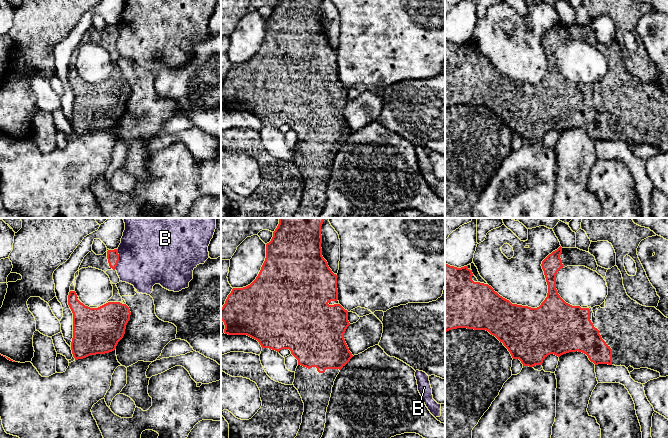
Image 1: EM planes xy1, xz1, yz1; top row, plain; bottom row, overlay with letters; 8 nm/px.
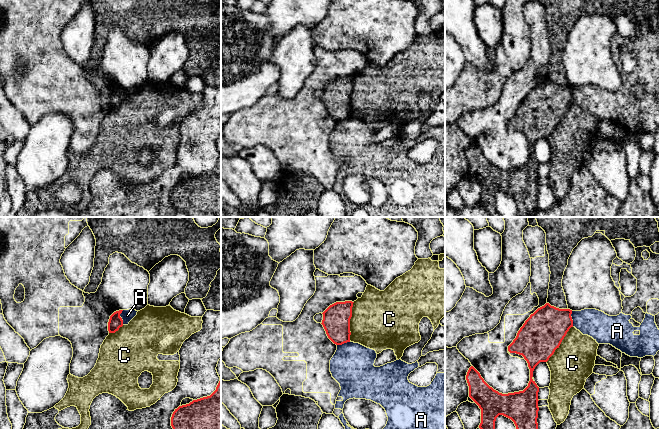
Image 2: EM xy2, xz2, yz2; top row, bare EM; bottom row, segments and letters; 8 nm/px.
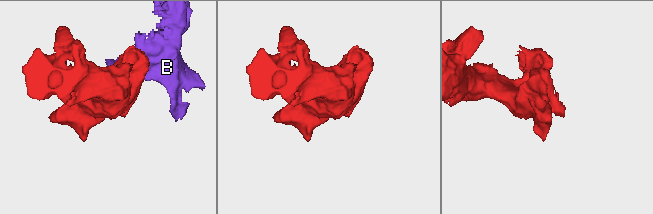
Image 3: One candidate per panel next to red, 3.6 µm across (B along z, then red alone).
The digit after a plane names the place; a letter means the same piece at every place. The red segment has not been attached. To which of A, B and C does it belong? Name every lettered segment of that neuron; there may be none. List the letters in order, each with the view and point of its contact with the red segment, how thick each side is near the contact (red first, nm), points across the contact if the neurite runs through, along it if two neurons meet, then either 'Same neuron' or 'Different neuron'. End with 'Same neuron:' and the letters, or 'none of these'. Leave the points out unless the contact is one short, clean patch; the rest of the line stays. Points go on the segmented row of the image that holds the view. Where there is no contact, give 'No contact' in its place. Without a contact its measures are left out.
A: Touches red at yz2 (571, 319). Thickness 320 nm (red) against 220 nm. Boundary: yz2 (571, 311), (573, 326). Different neuron
B: Touches red at xy1 (118, 259). Thickness 100 nm (red) against 480 nm. Boundary: xy1 (118, 249), (118, 263), (115, 268). Different neuron
C: Touches red at xz2 (349, 321). Thickness 220 nm (red) against 460 nm. Different neuron
Same neuron: none of these

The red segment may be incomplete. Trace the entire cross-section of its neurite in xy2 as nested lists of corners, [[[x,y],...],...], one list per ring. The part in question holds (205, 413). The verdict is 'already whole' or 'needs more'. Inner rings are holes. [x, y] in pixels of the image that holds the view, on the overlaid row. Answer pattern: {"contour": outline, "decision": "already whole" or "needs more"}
{"contour": [[[221,379],[210,396],[175,409],[171,426],[173,429],[221,429]]], "decision": "already whole"}

